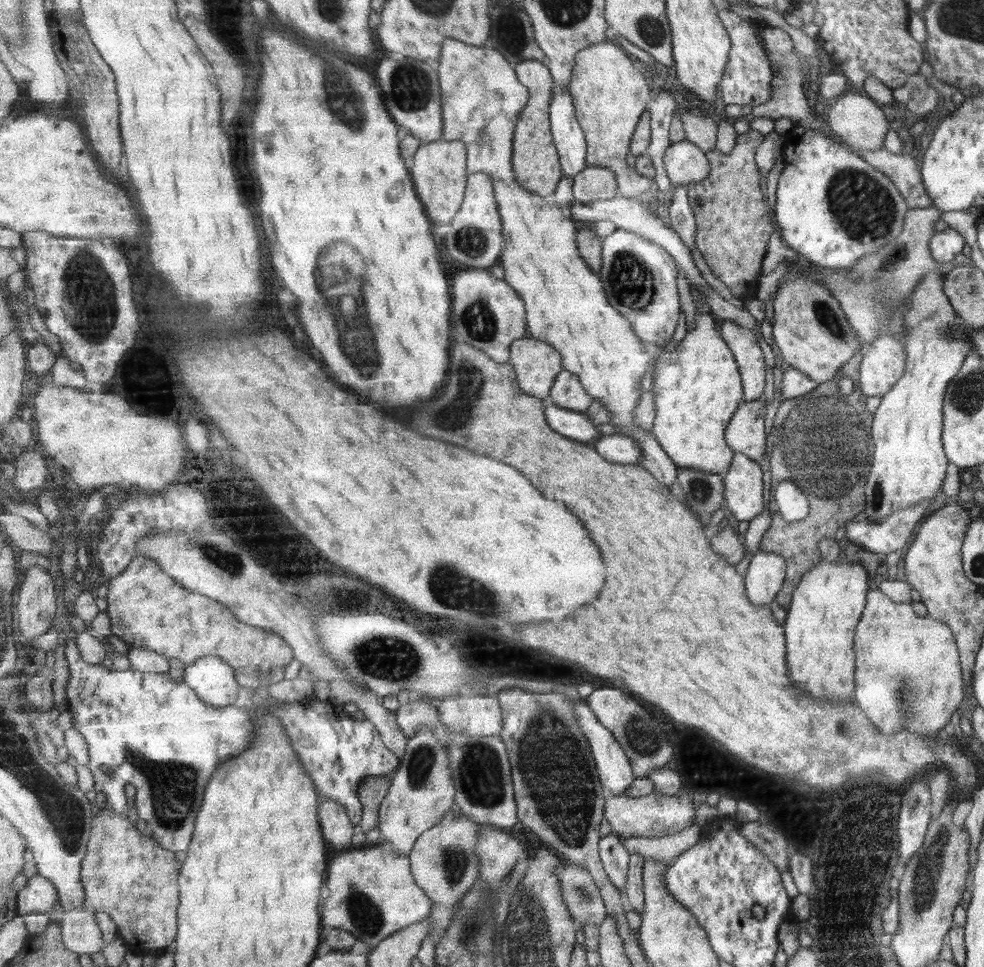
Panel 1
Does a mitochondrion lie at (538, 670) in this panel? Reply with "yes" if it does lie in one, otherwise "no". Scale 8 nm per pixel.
no

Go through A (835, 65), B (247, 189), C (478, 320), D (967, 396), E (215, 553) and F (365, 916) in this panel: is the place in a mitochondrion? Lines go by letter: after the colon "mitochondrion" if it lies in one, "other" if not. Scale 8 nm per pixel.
A: other
B: other
C: mitochondrion
D: mitochondrion
E: mitochondrion
F: mitochondrion

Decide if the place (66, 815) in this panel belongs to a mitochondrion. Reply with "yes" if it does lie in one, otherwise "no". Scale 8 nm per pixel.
yes

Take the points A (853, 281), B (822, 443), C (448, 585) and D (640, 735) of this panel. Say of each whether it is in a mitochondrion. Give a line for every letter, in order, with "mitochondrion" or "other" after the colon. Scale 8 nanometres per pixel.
A: mitochondrion
B: mitochondrion
C: mitochondrion
D: mitochondrion

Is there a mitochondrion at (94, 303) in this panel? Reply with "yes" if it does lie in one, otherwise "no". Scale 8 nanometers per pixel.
yes

